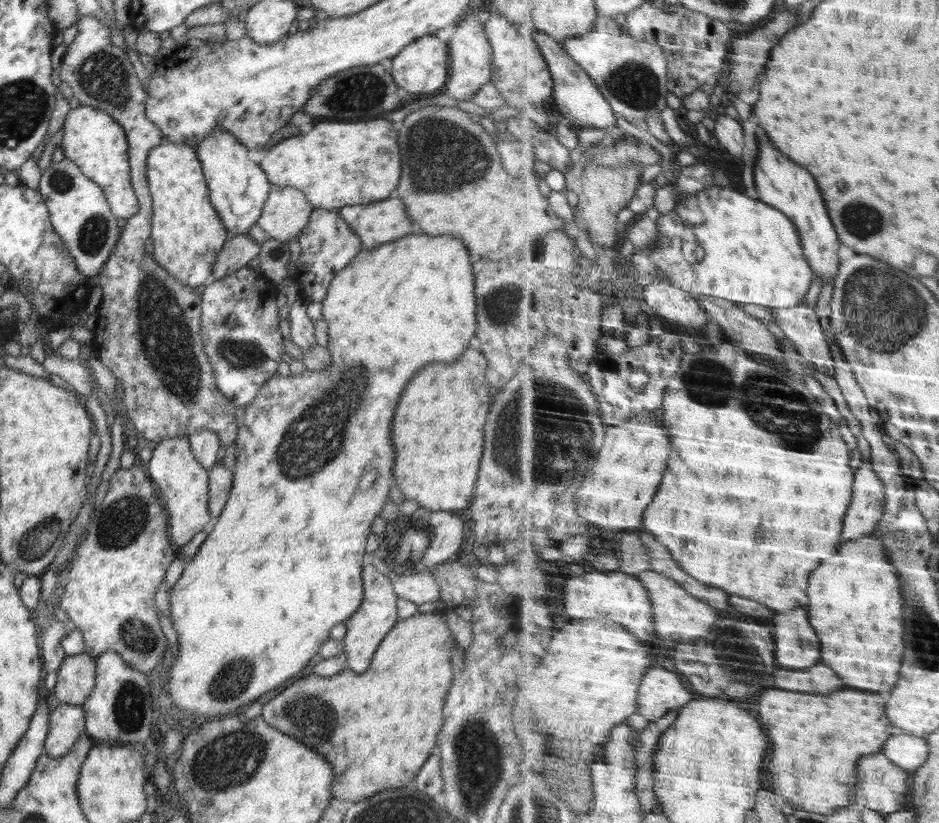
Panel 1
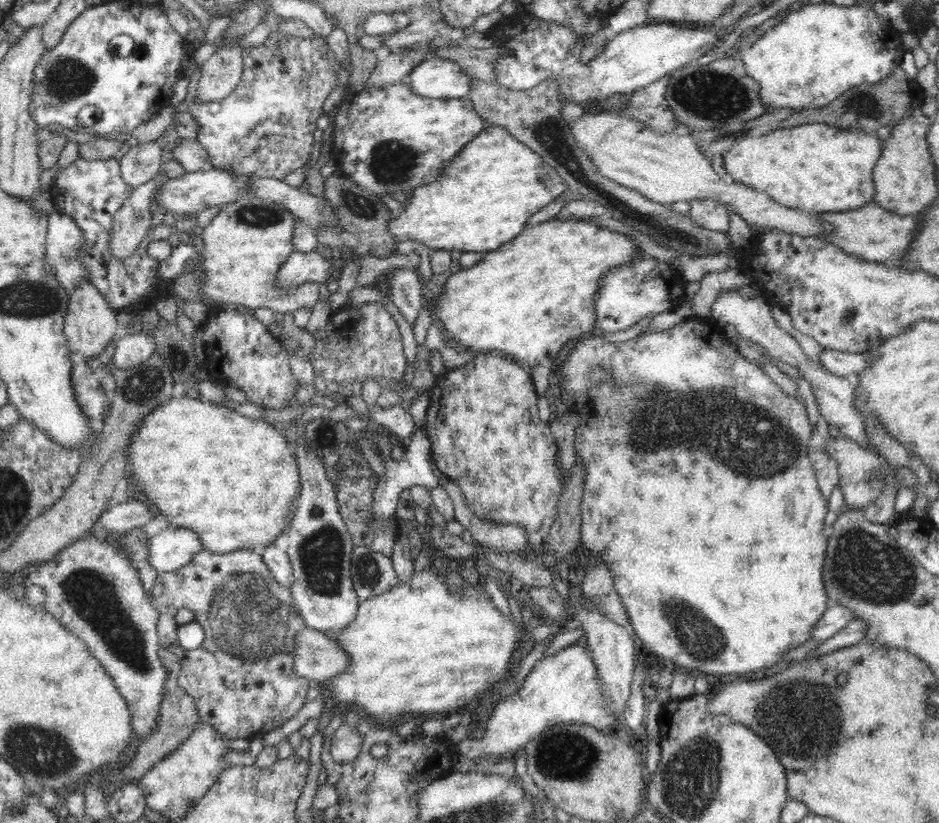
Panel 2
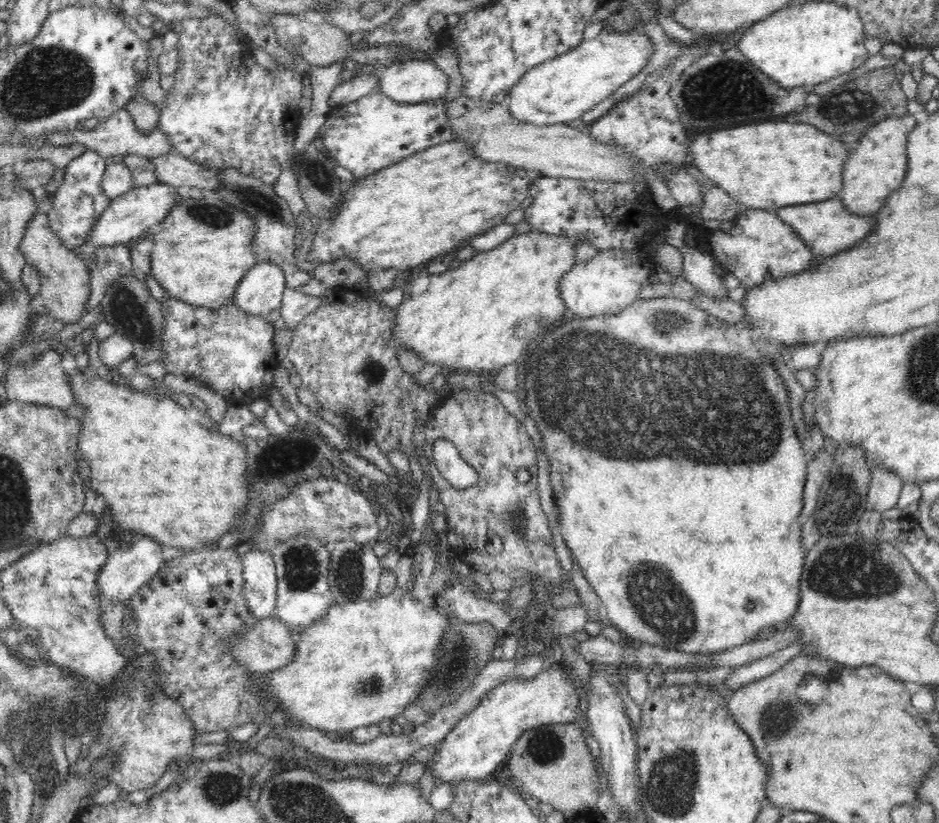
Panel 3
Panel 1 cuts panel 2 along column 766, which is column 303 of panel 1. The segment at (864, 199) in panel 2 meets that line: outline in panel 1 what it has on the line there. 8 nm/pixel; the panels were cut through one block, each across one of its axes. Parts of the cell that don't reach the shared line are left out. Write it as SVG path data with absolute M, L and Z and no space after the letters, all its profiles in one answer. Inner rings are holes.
M388 120L358 124L320 122L308 134L266 147L266 156L259 165L272 185L301 190L313 209L325 210L389 199L402 172L398 138Z

